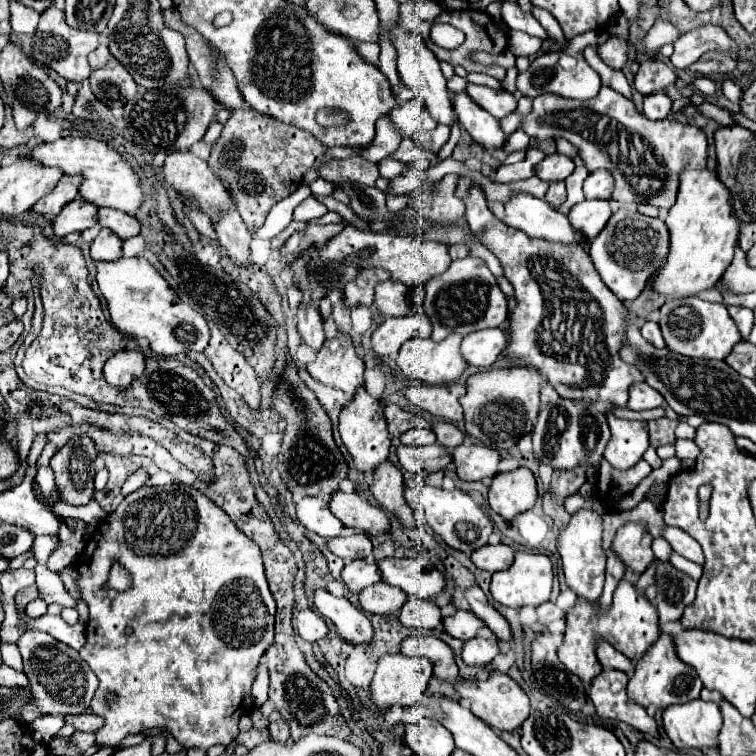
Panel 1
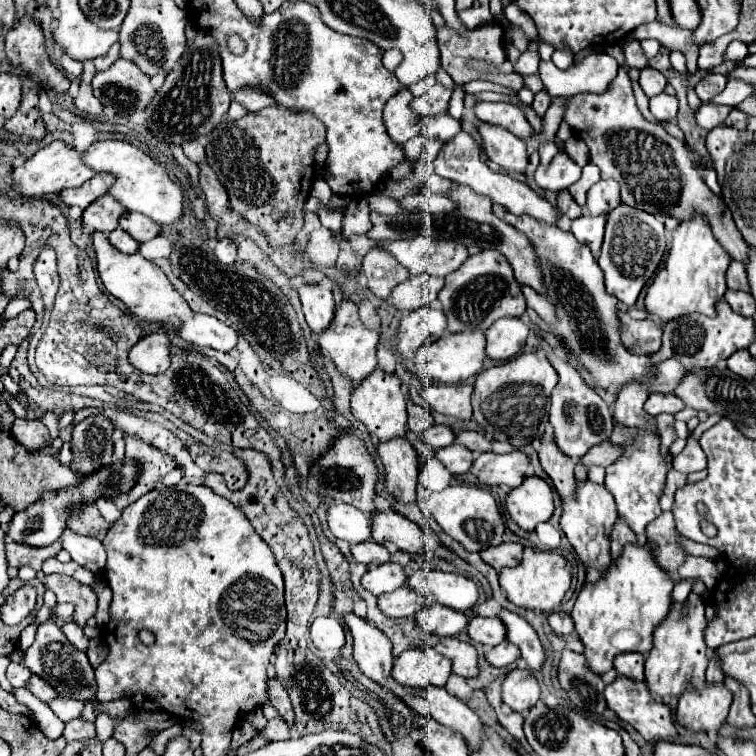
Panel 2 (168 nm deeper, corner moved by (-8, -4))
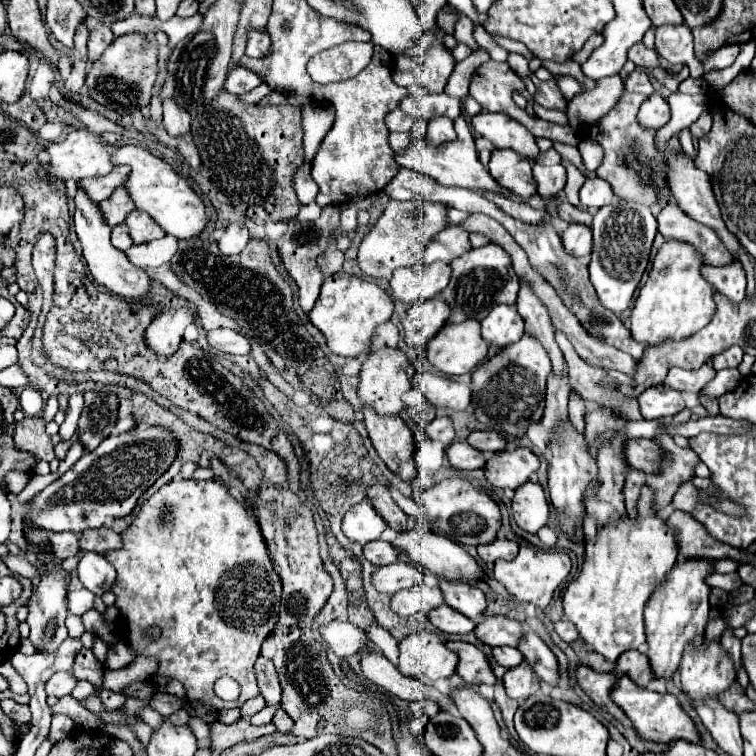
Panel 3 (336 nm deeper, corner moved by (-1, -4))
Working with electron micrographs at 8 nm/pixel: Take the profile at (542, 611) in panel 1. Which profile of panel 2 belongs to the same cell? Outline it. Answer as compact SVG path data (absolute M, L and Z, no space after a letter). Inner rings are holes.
M552 612L552 614L548 614L548 624L560 636L566 636L566 634L570 634L574 630L574 620L572 620L572 616L568 612Z

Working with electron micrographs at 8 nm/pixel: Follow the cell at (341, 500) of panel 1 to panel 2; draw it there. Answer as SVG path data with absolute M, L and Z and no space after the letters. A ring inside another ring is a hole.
M376 510L372 514L372 538L378 544L392 542L408 554L424 554L428 560L436 560L436 548L442 546L430 532L392 510Z

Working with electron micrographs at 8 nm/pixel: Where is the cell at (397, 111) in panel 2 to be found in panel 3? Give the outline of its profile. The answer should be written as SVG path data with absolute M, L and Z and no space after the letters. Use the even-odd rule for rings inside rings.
M395 108L393 112L387 114L385 124L393 132L411 132L411 128L415 126L415 118L409 116L409 114L405 114L405 112L401 112L399 108Z

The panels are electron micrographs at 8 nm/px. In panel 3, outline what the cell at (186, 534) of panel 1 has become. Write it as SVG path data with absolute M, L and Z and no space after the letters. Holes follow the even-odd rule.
M175 478L173 482L165 484L157 494L153 494L149 500L145 500L141 512L137 514L133 524L123 532L121 538L125 540L125 548L121 548L117 552L107 552L105 558L117 570L117 588L113 588L113 594L117 596L115 604L121 608L121 614L127 618L127 630L129 630L127 638L129 638L129 644L137 650L137 654L151 654L151 656L159 658L159 670L157 670L159 676L179 680L185 686L189 700L199 700L199 702L203 702L203 704L207 704L207 706L211 706L215 710L221 710L221 708L241 708L243 702L247 702L249 698L259 696L259 688L257 688L255 674L253 674L253 664L255 664L255 660L259 656L263 638L267 638L273 632L275 622L277 622L279 600L281 600L281 578L275 572L273 562L271 562L271 558L267 554L267 546L265 546L263 536L261 536L259 524L251 518L251 514L243 508L243 504L237 502L229 494L229 490L221 482L217 482L217 480L183 480L183 478ZM151 626L159 626L161 628L161 636L157 640L151 640L149 636L145 636L145 630L151 628ZM221 676L231 676L231 678L235 678L239 682L239 686L241 686L239 700L223 702L221 698L215 696L213 684Z

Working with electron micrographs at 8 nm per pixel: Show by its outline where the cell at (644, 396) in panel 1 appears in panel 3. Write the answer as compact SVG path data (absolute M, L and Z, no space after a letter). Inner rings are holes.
M651 386L637 396L639 408L645 420L655 418L673 418L685 408L685 400L679 390L667 386Z

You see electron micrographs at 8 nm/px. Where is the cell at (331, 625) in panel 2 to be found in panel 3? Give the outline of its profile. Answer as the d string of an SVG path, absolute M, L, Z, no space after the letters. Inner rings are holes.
M335 620L325 624L321 628L321 636L339 658L349 658L369 648L367 632L345 620Z

